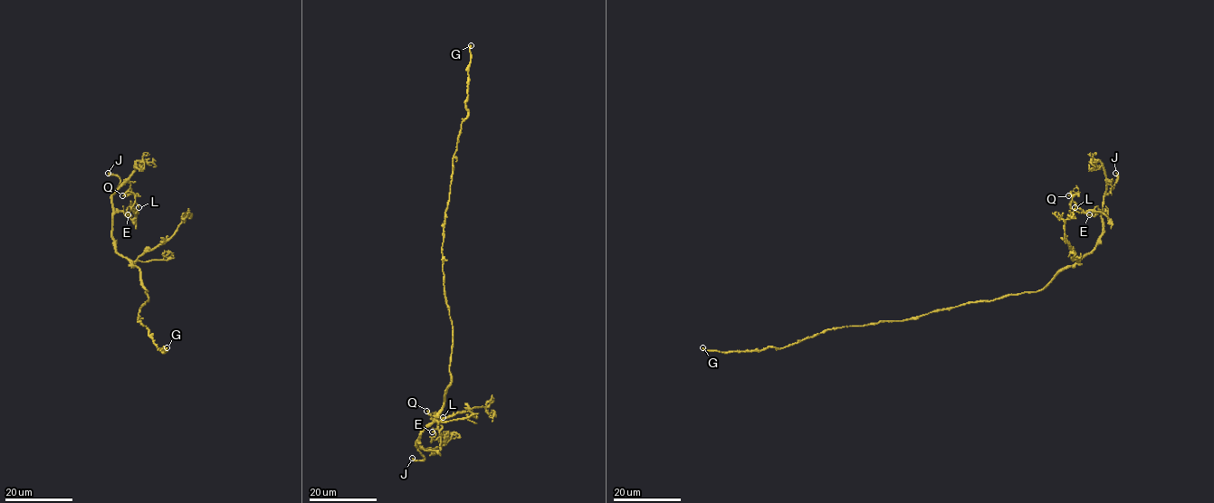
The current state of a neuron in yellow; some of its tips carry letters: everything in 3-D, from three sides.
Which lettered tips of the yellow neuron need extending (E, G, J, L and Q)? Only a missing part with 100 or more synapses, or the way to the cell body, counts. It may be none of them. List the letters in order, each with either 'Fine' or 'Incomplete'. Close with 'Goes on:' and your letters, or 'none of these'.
E: Fine
G: Incomplete
J: Incomplete
L: Fine
Q: Fine
Goes on: G, J

